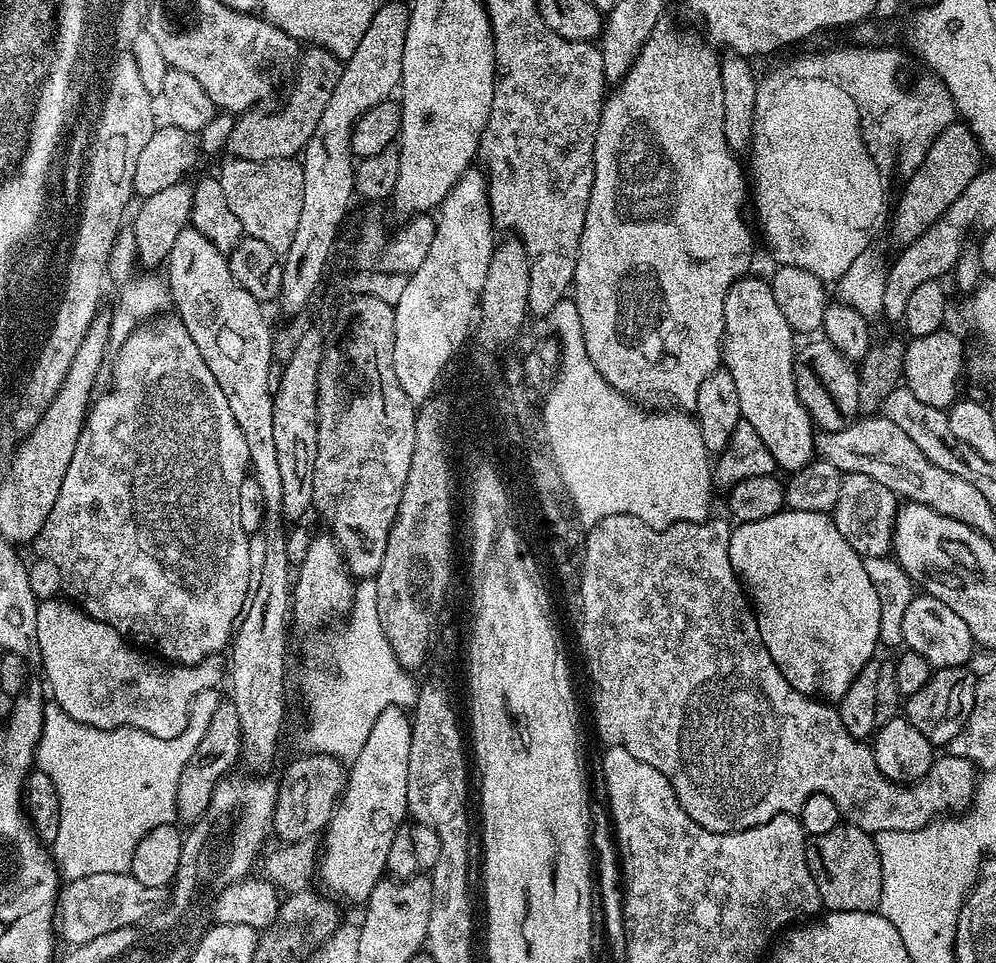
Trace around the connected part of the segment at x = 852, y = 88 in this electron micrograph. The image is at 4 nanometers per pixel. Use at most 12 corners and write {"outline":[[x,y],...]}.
{"outline":[[892,48],[761,79],[754,200],[777,265],[835,282],[890,216],[896,151],[958,113]]}

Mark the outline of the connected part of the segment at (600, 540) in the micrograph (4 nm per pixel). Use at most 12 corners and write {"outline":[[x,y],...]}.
{"outline":[[729,521],[587,529],[605,745],[711,832],[913,832],[975,764],[895,784],[786,682]]}

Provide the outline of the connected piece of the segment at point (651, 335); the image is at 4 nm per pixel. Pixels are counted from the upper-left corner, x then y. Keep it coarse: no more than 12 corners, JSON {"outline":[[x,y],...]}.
{"outline":[[653,32],[605,99],[586,354],[696,407],[751,269],[721,57]]}

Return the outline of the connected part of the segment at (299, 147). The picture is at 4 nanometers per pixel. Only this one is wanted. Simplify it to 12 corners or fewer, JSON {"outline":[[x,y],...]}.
{"outline":[[299,53],[288,101],[236,116],[237,160],[286,160],[306,142],[338,86],[336,55]]}

